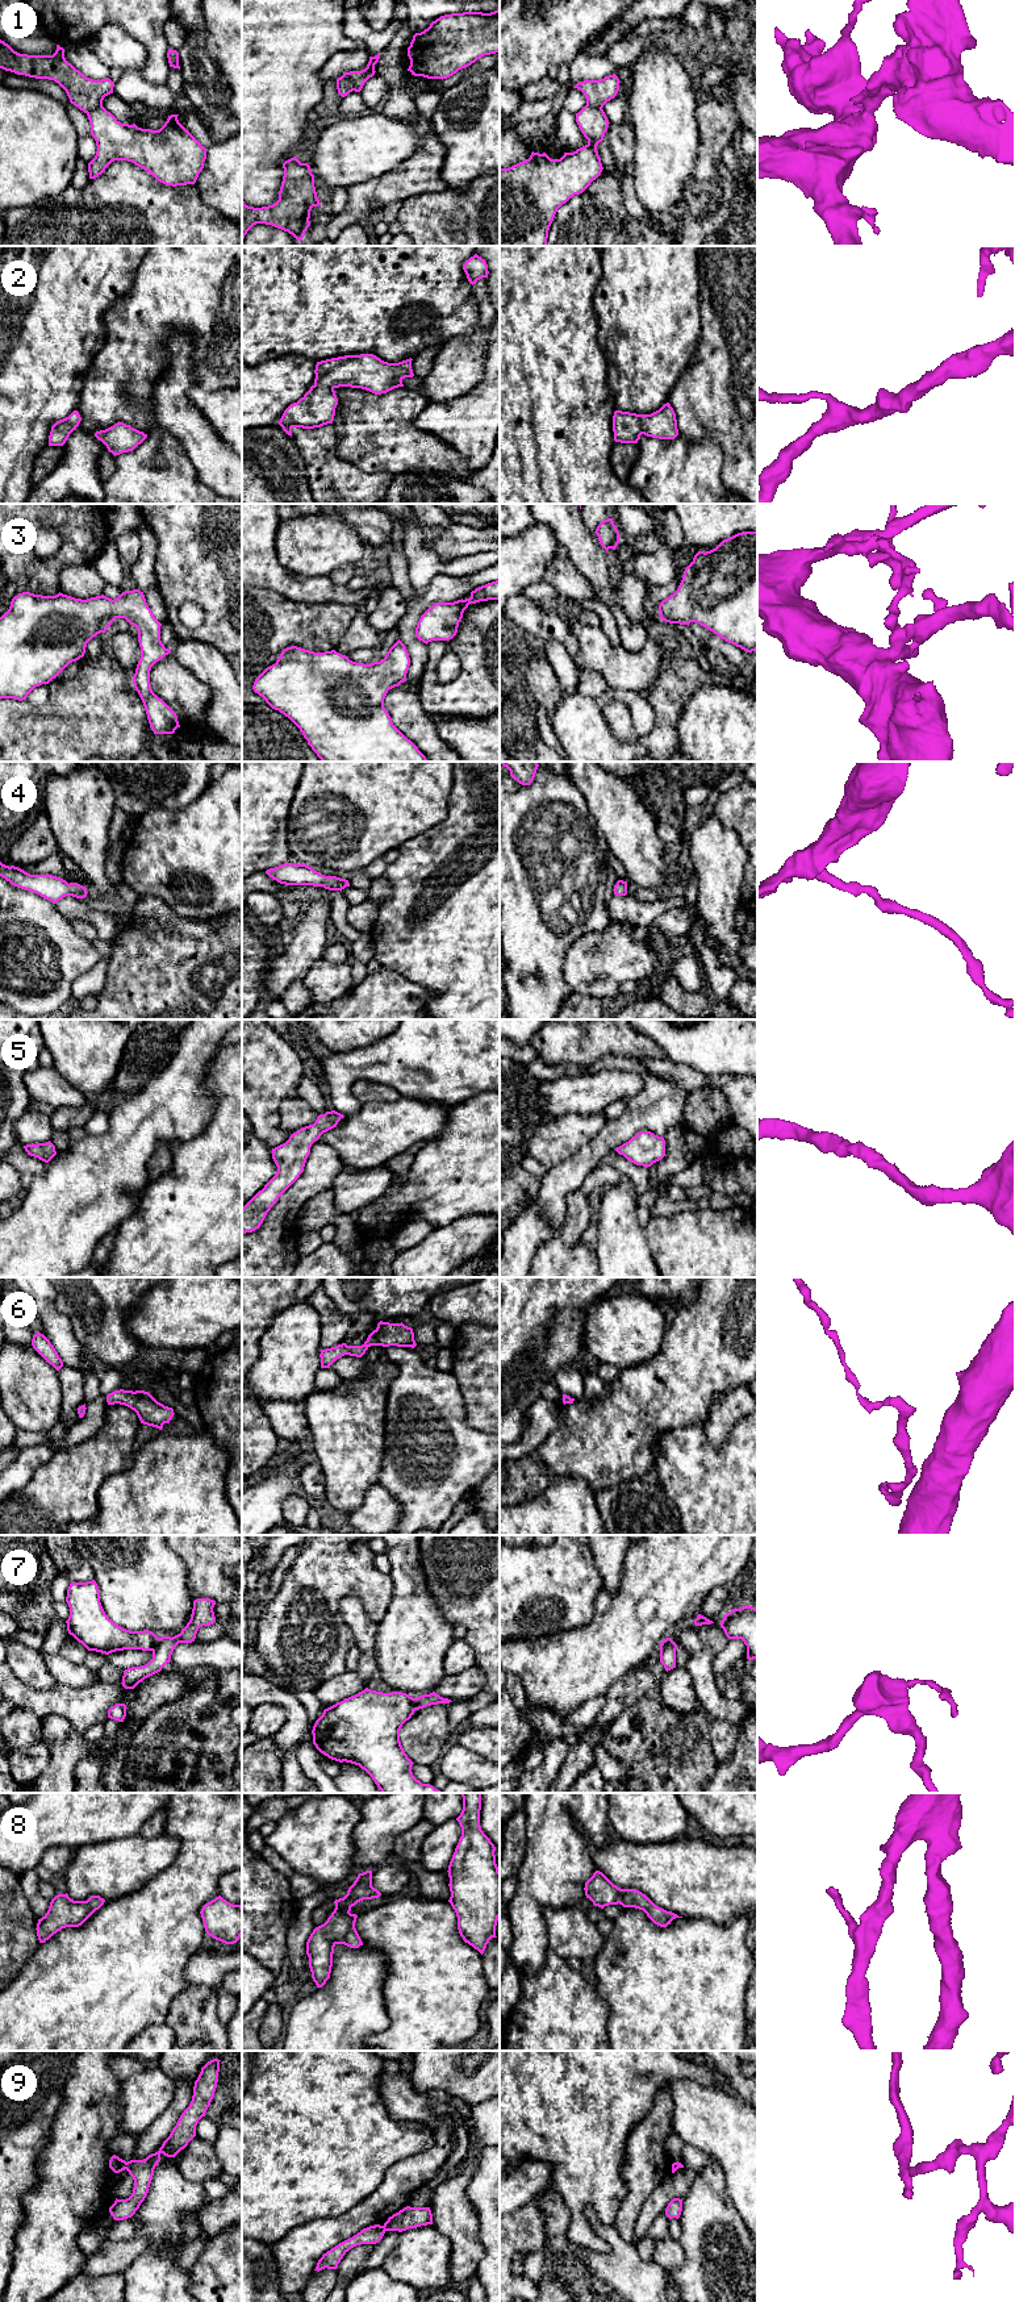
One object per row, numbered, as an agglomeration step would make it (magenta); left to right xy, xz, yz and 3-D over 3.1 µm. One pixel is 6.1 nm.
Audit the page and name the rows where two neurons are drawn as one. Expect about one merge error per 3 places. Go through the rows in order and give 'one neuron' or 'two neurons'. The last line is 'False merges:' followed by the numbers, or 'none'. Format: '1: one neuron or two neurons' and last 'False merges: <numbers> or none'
1: two neurons
2: one neuron
3: one neuron
4: one neuron
5: one neuron
6: two neurons
7: two neurons
8: one neuron
9: two neurons
False merges: 1, 6, 7, 9

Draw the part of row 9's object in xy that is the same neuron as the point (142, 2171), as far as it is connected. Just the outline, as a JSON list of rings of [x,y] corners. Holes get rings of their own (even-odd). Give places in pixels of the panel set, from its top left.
[[[218,2059],[208,2061],[195,2081],[193,2095],[189,2106],[180,2115],[170,2136],[163,2142],[158,2152],[149,2155],[143,2160],[130,2160],[126,2170],[134,2180],[133,2193],[126,2199],[117,2199],[109,2207],[114,2220],[131,2218],[145,2201],[154,2176],[154,2169],[160,2161],[160,2155],[175,2157],[196,2136],[196,2126],[205,2117],[214,2097],[220,2072]]]

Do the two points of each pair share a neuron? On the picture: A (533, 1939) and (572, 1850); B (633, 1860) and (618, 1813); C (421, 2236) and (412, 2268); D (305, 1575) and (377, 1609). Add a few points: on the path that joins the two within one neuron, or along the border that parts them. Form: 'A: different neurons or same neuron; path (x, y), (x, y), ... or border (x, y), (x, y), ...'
A: same neuron; path (529, 1917), (529, 1896), (552, 1872)
B: different neurons; border (619, 1838), (634, 1843), (659, 1842)
C: same neuron; path (421, 2244), (420, 2260)
D: same neuron; path (324, 1575), (346, 1575), (362, 1591)

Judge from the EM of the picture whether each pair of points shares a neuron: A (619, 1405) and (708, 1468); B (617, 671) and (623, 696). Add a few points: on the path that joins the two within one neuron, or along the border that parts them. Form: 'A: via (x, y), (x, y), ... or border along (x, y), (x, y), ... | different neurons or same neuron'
A: border along (689, 1423), (659, 1434), (652, 1463) | different neurons
B: border along (610, 687), (637, 691), (643, 695) | different neurons

